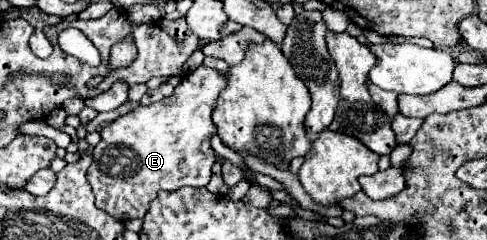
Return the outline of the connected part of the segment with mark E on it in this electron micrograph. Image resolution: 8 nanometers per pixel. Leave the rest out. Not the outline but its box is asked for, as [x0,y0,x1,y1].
[88,66,228,220]

